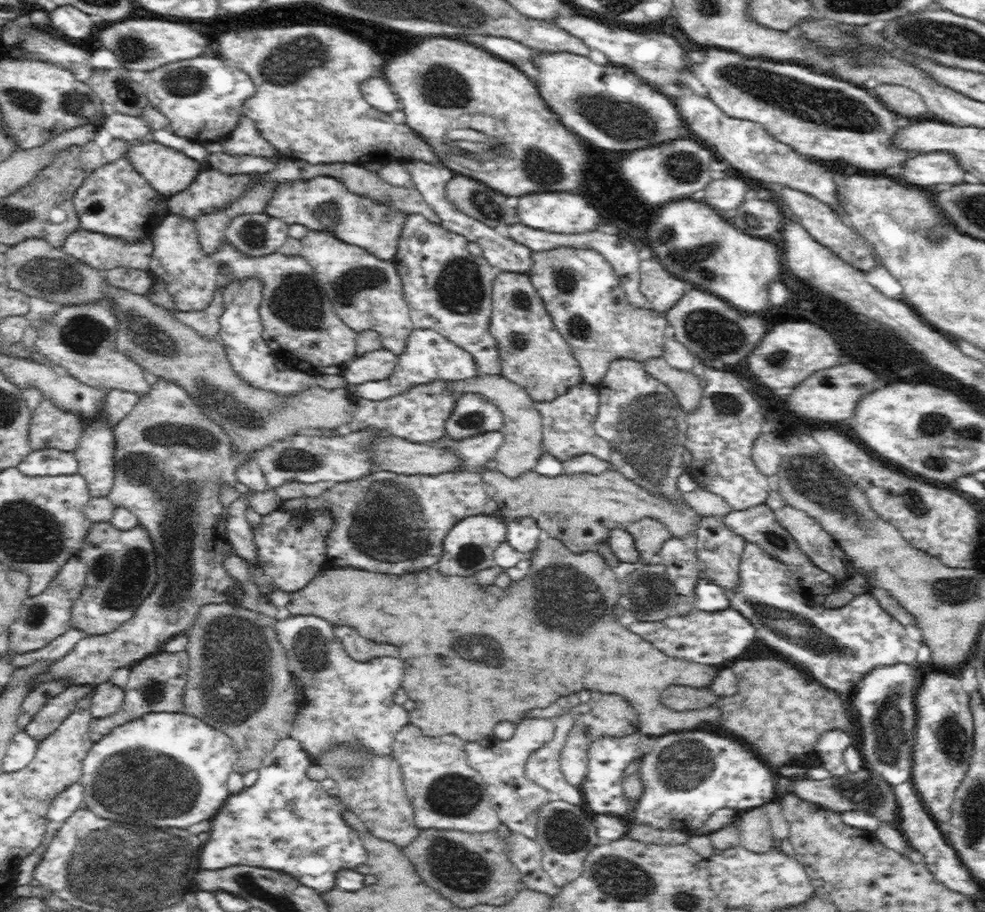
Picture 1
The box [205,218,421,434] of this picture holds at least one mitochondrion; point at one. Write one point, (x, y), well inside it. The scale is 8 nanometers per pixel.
(297, 301)

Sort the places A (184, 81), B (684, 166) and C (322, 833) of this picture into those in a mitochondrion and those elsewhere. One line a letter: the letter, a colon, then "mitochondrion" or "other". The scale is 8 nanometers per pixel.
A: mitochondrion
B: mitochondrion
C: other

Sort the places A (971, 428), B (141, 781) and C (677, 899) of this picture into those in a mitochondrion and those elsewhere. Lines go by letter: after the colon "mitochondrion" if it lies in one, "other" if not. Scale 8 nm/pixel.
A: mitochondrion
B: mitochondrion
C: mitochondrion

